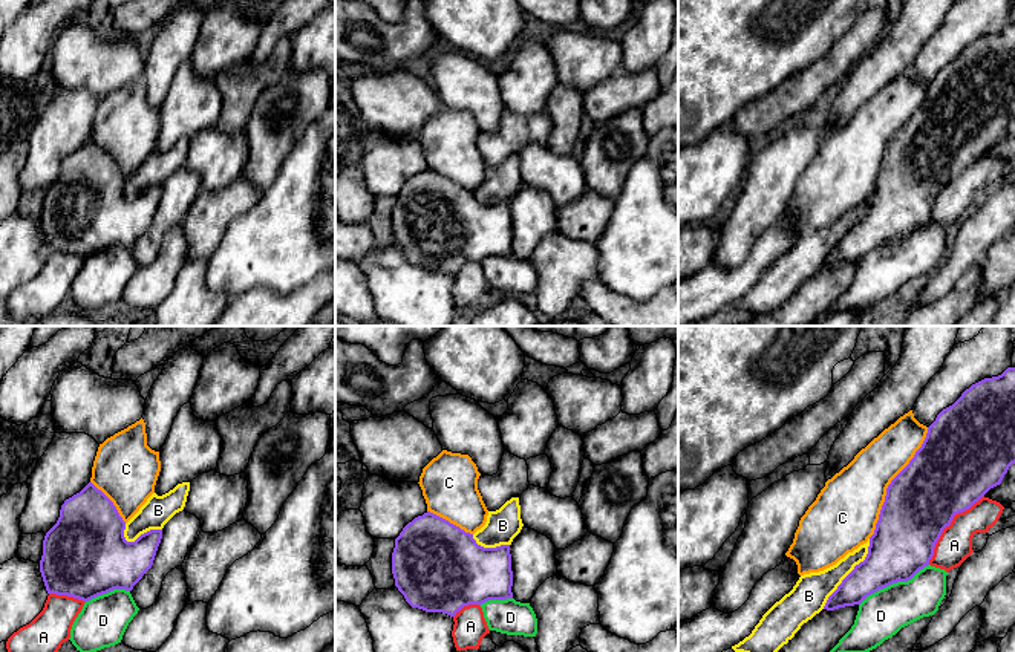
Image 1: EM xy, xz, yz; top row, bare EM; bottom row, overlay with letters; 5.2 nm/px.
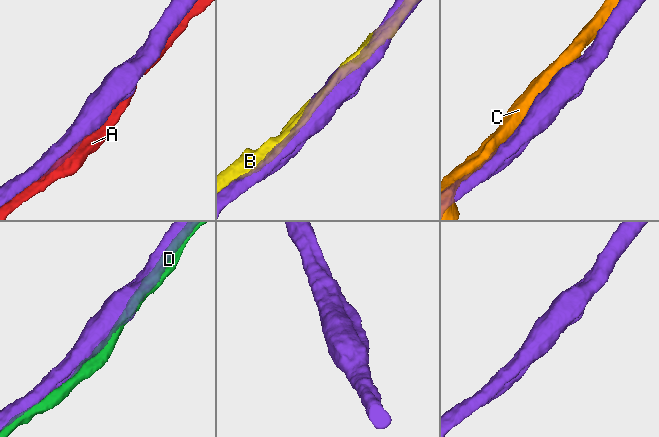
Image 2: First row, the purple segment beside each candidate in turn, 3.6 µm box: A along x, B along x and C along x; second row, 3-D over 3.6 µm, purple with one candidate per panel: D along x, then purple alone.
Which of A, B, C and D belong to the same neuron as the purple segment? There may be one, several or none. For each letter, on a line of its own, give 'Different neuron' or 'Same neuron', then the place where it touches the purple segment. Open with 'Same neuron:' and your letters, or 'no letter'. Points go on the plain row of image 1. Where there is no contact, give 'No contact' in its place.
Same neuron: B
A: Different neuron. Touches purple at yz (948, 182)
B: Same neuron. Touches purple at yz (850, 230)
C: Different neuron. Touches purple at yz (891, 140)
D: Different neuron. Touches purple at yz (893, 239)

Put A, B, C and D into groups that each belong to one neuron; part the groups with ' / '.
A / B / C / D

